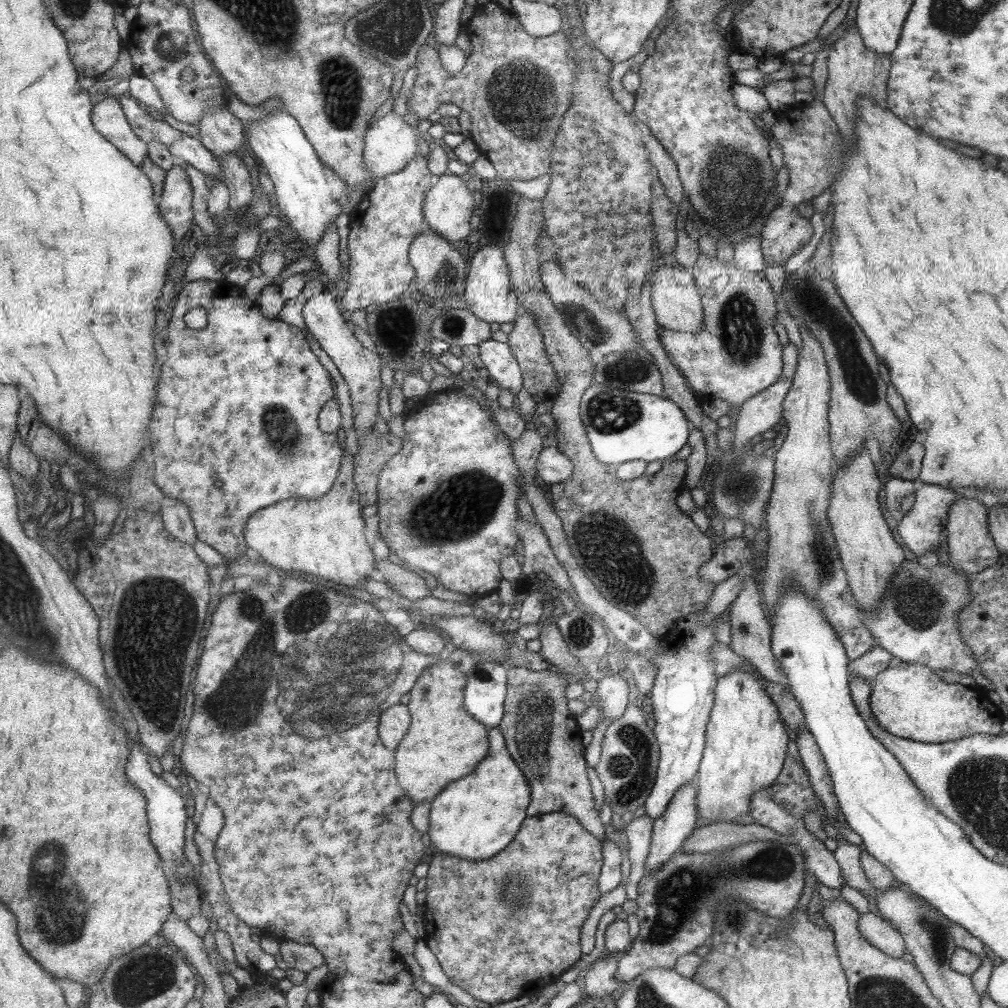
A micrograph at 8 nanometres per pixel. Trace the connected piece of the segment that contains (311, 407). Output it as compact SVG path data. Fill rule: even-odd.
M220 279L218 281L197 280L185 283L173 307L171 320L166 320L167 339L163 342L167 359L160 365L158 399L154 404L154 414L150 423L151 456L153 456L154 475L152 479L165 497L177 499L187 506L190 519L196 532L196 540L211 546L224 559L234 560L246 550L246 520L262 508L278 501L293 497L319 499L334 486L338 472L342 468L341 446L337 442L325 442L327 433L318 427L318 415L323 404L331 400L331 378L325 368L317 362L315 354L309 352L309 344L299 332L299 328L281 322L279 318L263 318L261 310L255 308L255 302L245 298L245 287L235 287ZM191 308L205 309L207 325L202 330L191 330L182 322L183 315Z

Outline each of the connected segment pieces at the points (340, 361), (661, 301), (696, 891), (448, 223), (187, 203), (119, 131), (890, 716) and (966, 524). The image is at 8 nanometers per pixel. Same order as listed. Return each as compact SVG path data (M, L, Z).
M324 290L321 294L305 300L300 314L308 332L317 341L321 350L331 358L331 362L335 364L343 380L347 383L353 410L352 426L356 434L363 435L365 433L367 435L369 431L374 430L375 417L378 412L377 395L381 385L379 374L382 364L379 356L377 353L367 350L355 339L354 333L347 328L343 316L341 316L341 310L334 301L331 290Z
M660 263L650 281L651 309L655 314L657 326L678 333L695 333L702 328L704 312L697 286L691 272L678 263Z
M749 841L729 852L723 852L723 856L713 854L689 852L677 854L677 851L661 864L656 872L643 876L637 886L637 910L635 916L638 920L638 933L630 942L625 953L617 961L615 980L619 983L629 982L643 970L652 970L655 967L674 970L677 957L683 954L693 953L697 946L706 944L714 934L715 904L721 898L735 896L763 915L786 919L791 911L797 908L798 900L801 898L802 890L806 887L806 867L802 853L795 844L777 841Z
M451 173L443 174L423 194L423 220L441 238L455 242L469 234L471 194L465 184Z
M178 162L166 171L162 195L159 197L159 212L170 226L175 240L183 238L191 224L191 207L194 190L186 169Z
M107 96L99 101L95 105L92 119L95 128L121 149L123 156L128 157L135 165L140 165L143 159L148 158L147 143L141 142L131 130L117 96Z
M900 664L896 667L887 667L875 675L873 682L874 686L870 689L869 695L869 708L878 724L895 736L924 744L944 744L974 734L997 735L999 732L1003 718L1001 710L997 710L994 703L989 702L989 699L985 702L979 692L971 690L971 686L943 682L927 666Z
M959 497L957 502L951 503L946 526L948 565L955 571L963 571L967 579L977 575L983 569L995 564L1001 553L994 544L987 524L985 506L975 498Z

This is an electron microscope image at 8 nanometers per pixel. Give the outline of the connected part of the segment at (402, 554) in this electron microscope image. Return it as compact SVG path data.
M442 393L438 400L429 402L425 406L417 405L415 412L403 421L404 436L402 440L402 448L397 451L389 460L386 466L382 468L382 472L378 478L378 500L377 512L378 516L378 532L383 536L389 548L389 551L404 563L425 568L425 572L429 572L431 576L435 576L435 582L439 582L445 590L451 592L459 592L470 598L483 596L491 593L491 590L497 590L497 584L501 580L499 574L499 560L503 556L513 554L515 542L517 542L517 532L515 532L515 520L517 520L517 510L515 510L515 500L517 498L517 486L515 486L515 478L519 476L518 464L514 460L514 452L511 449L510 440L501 432L495 420L491 420L491 416L482 408L478 402L470 400L470 397L462 396L458 393Z

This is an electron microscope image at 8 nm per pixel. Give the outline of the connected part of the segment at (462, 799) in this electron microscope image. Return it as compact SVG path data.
M491 728L487 734L489 734L489 754L486 759L478 764L475 772L463 776L453 784L447 784L447 788L443 788L443 792L439 792L439 796L431 802L431 818L429 818L429 828L425 834L429 837L432 852L435 850L467 860L485 861L495 856L497 852L501 852L513 840L521 822L527 818L526 809L530 805L530 783L526 781L522 770L517 768L517 764L507 753L505 738L499 728Z

